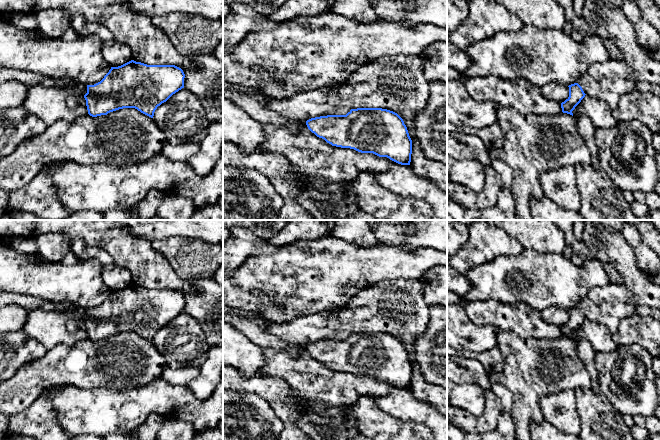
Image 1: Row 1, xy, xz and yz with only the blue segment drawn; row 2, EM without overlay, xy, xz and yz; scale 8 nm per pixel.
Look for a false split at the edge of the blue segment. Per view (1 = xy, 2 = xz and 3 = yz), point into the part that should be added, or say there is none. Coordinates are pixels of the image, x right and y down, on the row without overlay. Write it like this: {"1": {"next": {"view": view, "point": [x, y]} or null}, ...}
{"1": {"next": null}, "2": {"next": null}, "3": {"next": null}}

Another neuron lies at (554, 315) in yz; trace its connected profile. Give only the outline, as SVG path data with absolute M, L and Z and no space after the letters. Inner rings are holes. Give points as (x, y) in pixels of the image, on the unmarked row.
M551 306L541 311L542 319L549 324L564 326L569 321L569 311L562 307Z

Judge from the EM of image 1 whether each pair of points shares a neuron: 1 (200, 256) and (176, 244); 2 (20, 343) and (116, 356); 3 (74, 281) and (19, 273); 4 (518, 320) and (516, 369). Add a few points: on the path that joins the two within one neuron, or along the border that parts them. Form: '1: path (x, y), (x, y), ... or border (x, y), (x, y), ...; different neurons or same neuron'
1: path (194, 256), (188, 256), (182, 250); same neuron
2: border (48, 350), (42, 356), (27, 363); different neurons
3: path (60, 281), (48, 281), (33, 276); same neuron
4: border (497, 328), (511, 330), (524, 338), (540, 339); different neurons

